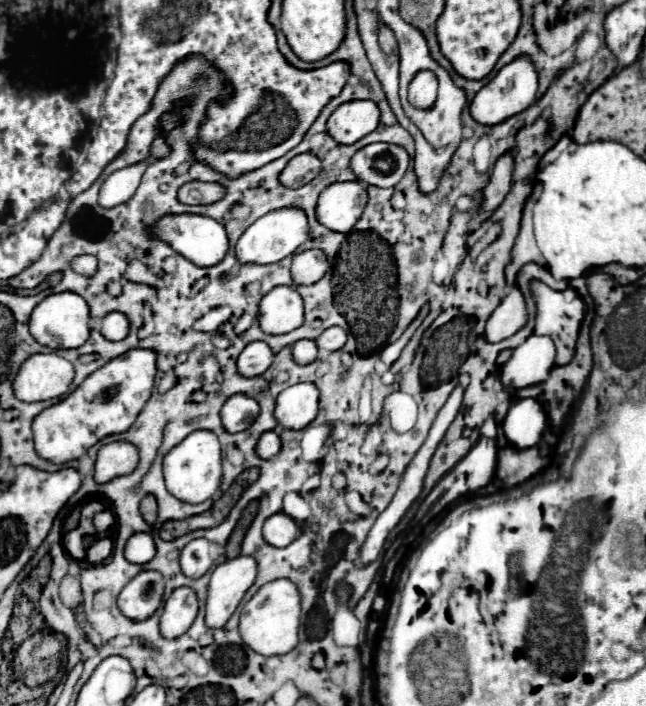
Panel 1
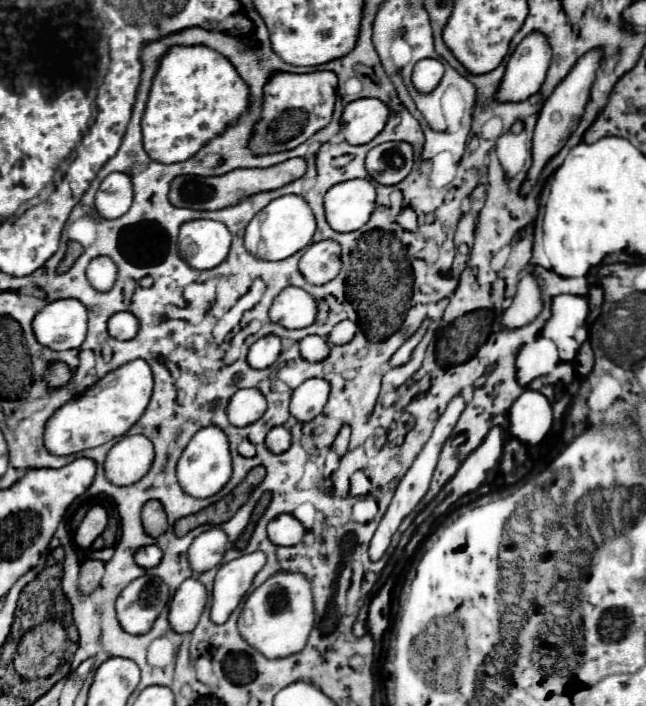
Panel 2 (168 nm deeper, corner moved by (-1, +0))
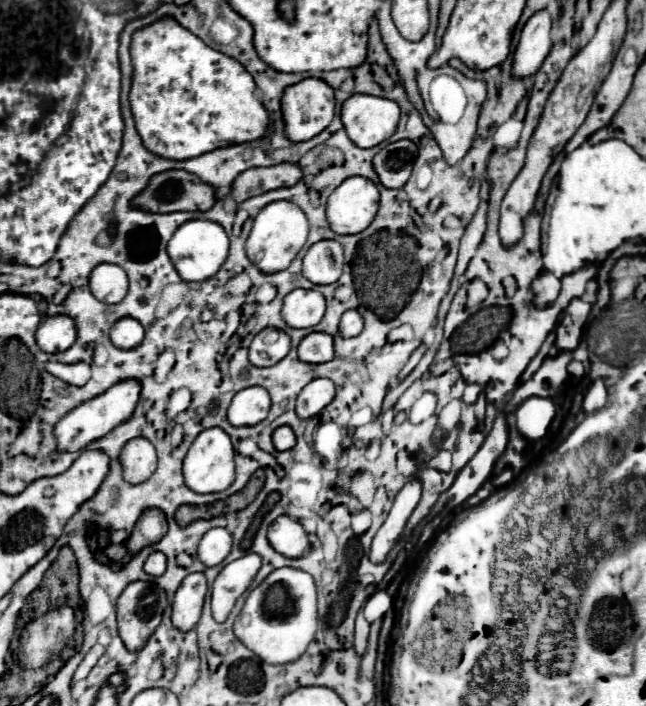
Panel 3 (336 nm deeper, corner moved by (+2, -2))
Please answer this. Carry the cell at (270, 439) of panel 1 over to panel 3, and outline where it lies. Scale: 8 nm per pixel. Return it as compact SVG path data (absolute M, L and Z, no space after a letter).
M278 427L274 433L272 433L272 441L274 441L274 447L278 451L288 451L296 445L296 435L290 427Z

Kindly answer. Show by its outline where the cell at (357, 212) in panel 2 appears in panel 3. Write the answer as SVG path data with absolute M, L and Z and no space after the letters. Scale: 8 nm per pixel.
M348 177L328 197L326 219L330 229L338 235L352 235L364 231L376 211L380 193L376 185L366 177Z

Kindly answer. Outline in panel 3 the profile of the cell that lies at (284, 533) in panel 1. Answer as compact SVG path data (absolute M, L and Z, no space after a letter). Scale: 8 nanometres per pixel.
M280 515L268 529L268 541L270 545L286 555L286 557L302 557L306 553L306 549L310 547L308 541L308 533L302 529L302 525L288 517L288 515Z

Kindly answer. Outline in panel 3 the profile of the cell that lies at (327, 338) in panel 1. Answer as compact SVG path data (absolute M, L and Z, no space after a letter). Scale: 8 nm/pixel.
M350 309L350 311L346 311L344 315L342 315L342 319L340 319L340 335L342 337L356 337L360 331L362 331L362 317L360 317L360 313L358 311L354 311L354 309Z

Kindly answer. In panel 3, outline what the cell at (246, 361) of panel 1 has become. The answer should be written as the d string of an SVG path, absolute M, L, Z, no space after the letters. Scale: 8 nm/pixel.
M274 327L260 331L250 345L250 363L256 367L270 367L286 357L290 349L290 337Z

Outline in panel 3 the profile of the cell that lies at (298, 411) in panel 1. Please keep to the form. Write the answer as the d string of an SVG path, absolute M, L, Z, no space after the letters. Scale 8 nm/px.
M330 379L310 381L296 399L296 415L300 419L310 419L318 415L334 399L334 383Z

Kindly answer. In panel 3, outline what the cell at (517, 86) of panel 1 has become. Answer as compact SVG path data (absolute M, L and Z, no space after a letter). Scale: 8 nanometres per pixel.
M540 11L534 17L530 17L530 21L522 29L520 43L514 51L512 77L522 79L538 73L538 69L542 67L544 59L552 49L550 27L552 27L552 17L548 11Z

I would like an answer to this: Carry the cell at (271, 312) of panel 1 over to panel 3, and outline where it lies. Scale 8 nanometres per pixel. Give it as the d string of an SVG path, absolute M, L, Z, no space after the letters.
M294 289L284 297L282 303L282 319L288 327L294 329L318 325L324 311L326 311L326 301L318 291Z

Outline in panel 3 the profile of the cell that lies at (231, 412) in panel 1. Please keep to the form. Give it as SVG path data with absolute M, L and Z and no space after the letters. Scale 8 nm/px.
M248 387L234 395L230 409L228 409L228 421L234 427L246 427L256 425L262 419L266 419L270 411L270 395L262 387Z

